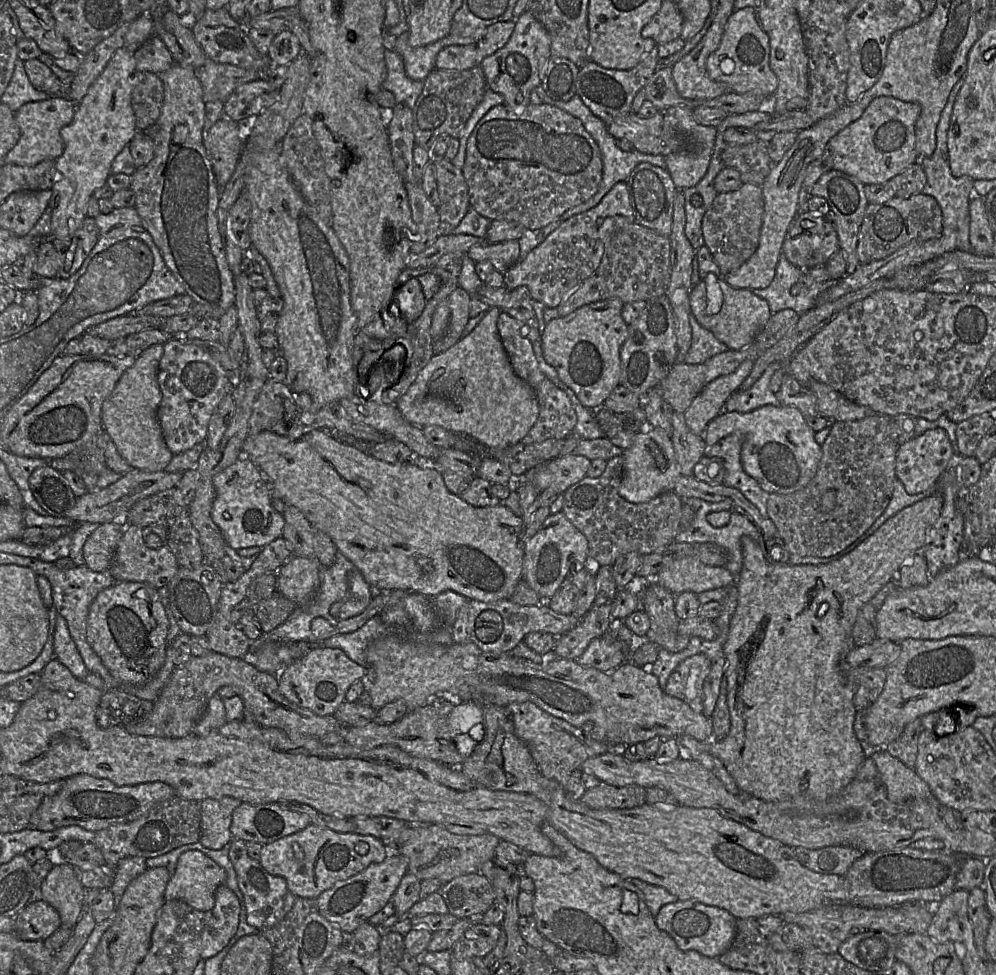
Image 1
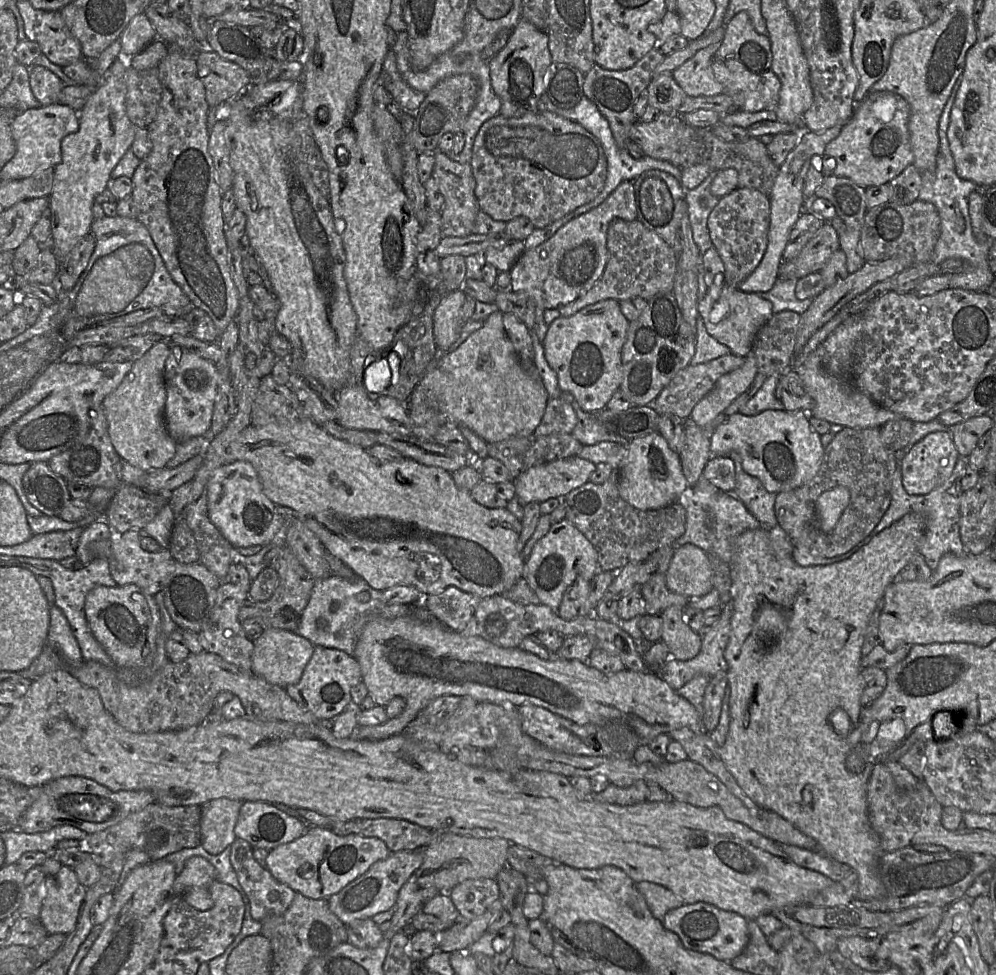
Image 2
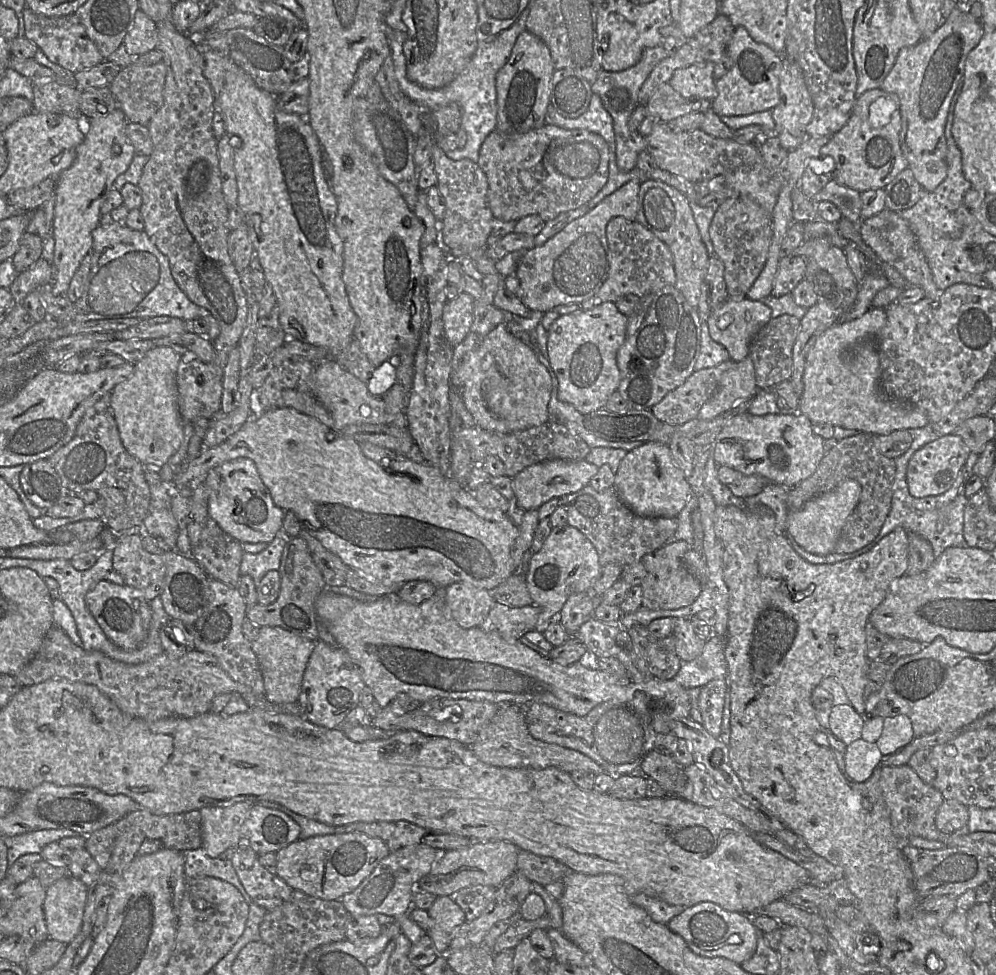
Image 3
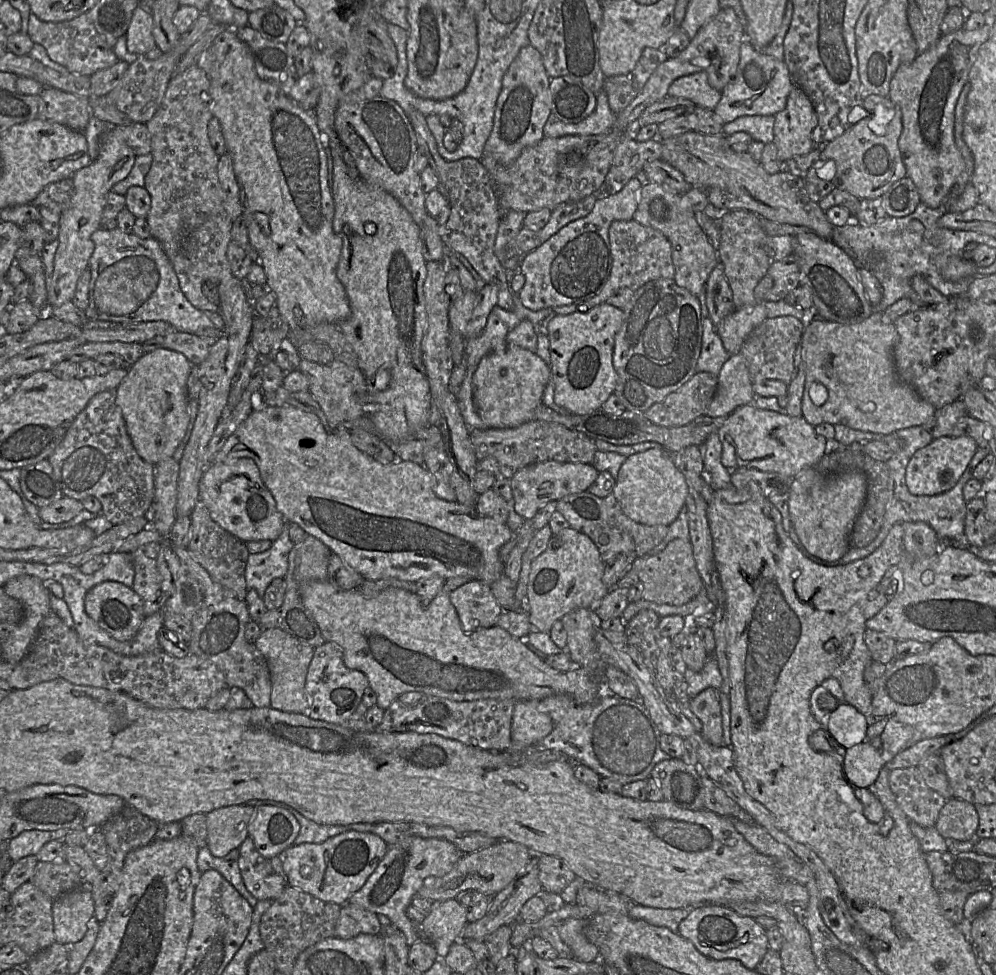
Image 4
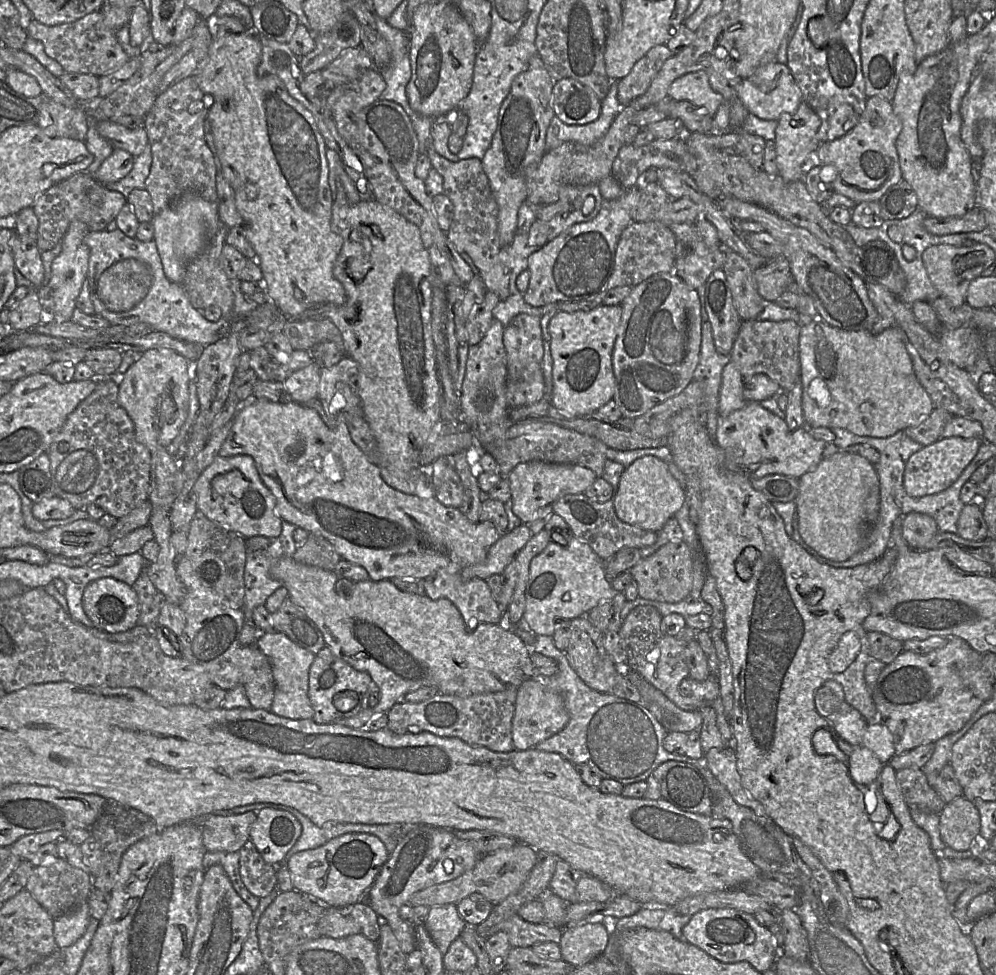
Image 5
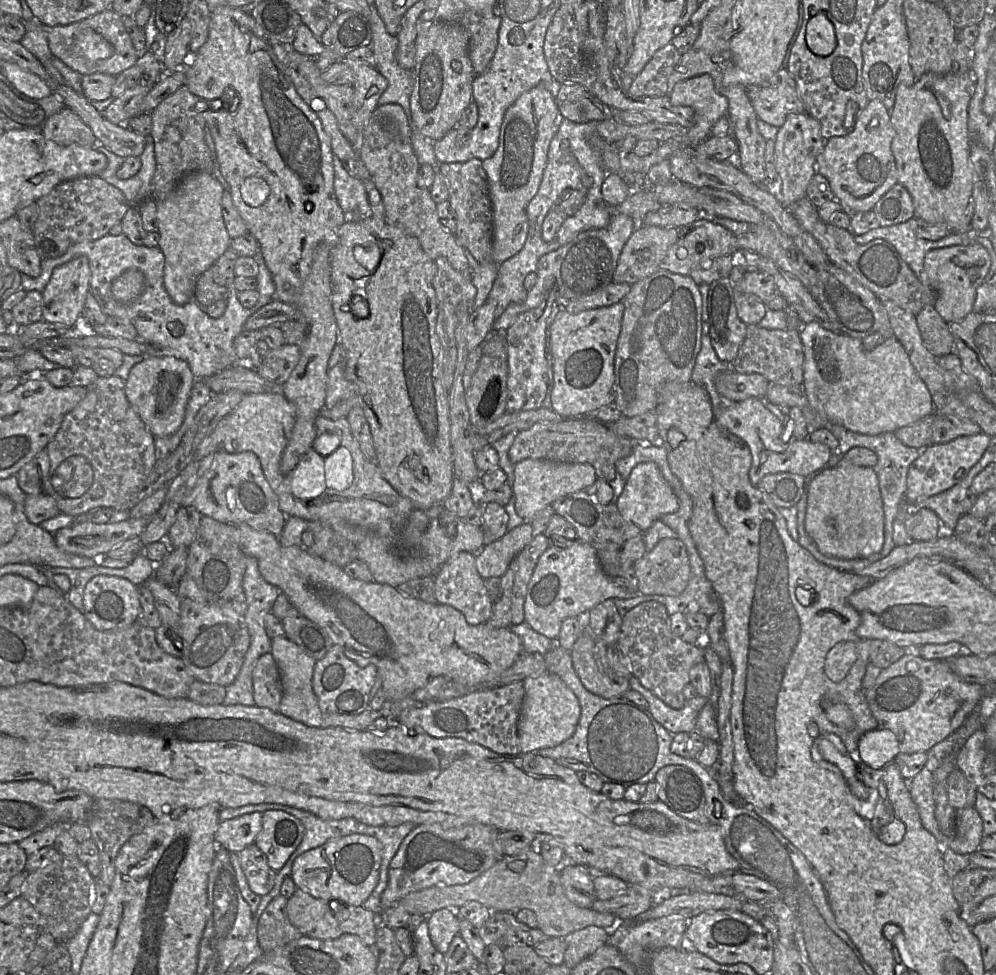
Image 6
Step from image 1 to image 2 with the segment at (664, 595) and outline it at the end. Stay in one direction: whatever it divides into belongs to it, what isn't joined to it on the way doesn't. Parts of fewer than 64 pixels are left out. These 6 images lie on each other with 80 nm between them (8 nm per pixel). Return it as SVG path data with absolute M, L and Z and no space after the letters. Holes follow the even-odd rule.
M671 606L660 613L661 640L666 643L670 656L678 660L694 658L701 650L702 639L687 623L682 607Z

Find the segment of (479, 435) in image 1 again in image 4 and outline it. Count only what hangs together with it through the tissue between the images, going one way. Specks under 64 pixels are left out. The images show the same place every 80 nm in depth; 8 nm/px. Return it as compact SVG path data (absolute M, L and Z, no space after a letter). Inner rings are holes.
M508 344L503 351L486 355L473 375L473 400L480 417L488 428L513 428L535 419L535 410L542 404L550 377L549 365L536 353L519 346Z

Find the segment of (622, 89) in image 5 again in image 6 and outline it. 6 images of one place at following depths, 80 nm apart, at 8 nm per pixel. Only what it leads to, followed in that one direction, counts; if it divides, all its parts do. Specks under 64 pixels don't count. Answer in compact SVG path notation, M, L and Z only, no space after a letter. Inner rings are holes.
M671 43L657 50L643 70L632 78L627 93L632 97L669 96L668 79L681 55Z

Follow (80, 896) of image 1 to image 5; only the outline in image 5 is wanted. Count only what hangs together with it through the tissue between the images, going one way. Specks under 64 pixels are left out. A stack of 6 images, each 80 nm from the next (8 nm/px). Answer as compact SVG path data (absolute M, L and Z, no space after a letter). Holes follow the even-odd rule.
M88 902L54 919L54 938L58 949L73 945L85 933L91 919Z

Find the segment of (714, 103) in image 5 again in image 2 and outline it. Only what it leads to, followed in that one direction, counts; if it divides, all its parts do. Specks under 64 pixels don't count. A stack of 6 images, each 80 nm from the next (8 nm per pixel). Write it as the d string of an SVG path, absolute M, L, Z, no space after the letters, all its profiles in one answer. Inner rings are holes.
M720 43L699 50L692 58L672 72L680 88L689 96L715 96L724 93L724 87L714 76L713 56Z

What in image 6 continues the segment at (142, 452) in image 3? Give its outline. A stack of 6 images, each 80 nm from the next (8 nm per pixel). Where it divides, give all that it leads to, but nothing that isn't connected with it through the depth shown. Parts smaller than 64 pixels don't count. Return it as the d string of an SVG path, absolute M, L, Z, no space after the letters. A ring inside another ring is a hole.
M147 354L143 360L135 364L125 382L125 395L128 402L145 423L148 430L154 437L170 437L182 425L185 409L188 403L195 377L192 375L189 365L186 361L173 356L160 354Z

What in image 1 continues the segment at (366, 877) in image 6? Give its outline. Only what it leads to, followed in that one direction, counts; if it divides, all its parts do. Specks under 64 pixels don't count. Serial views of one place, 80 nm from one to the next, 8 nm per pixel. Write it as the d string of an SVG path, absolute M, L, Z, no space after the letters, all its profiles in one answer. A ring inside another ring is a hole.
M311 824L297 833L263 845L260 863L271 875L283 877L289 891L296 897L316 899L337 882L362 872L371 864L382 863L389 853L389 849L373 836L338 833ZM358 842L369 845L368 853L359 855L356 852Z

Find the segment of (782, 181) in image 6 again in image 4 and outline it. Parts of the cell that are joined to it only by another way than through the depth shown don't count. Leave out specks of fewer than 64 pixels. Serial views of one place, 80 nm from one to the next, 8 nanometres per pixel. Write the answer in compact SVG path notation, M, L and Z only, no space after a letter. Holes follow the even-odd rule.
M794 85L785 108L774 115L773 143L780 161L787 165L794 158L808 154L816 146L811 138L817 115L803 90Z

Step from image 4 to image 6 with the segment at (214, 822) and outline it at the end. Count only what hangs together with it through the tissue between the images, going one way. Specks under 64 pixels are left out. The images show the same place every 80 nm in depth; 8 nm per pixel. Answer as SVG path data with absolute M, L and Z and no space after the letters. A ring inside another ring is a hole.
M252 812L220 821L215 834L215 844L229 852L239 853L254 843L261 826L261 812Z

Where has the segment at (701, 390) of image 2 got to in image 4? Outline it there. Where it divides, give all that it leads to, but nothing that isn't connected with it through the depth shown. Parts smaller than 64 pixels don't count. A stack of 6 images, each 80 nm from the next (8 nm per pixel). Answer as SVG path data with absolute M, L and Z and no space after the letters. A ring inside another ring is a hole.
M697 372L676 391L668 394L662 401L653 404L644 415L652 423L665 427L686 425L706 413L718 385L718 377L710 372Z

